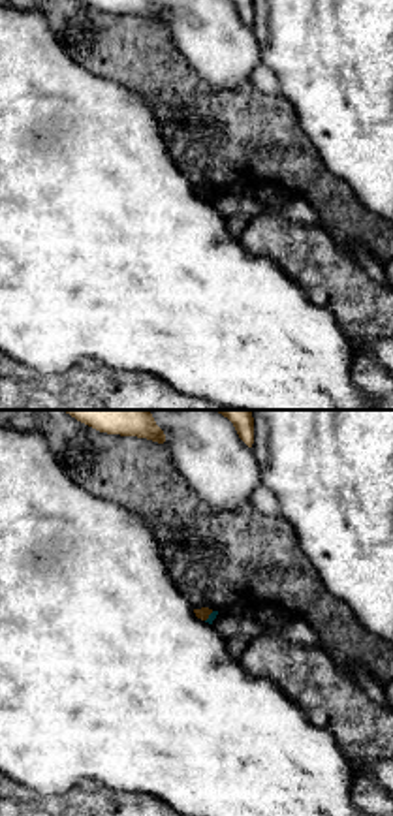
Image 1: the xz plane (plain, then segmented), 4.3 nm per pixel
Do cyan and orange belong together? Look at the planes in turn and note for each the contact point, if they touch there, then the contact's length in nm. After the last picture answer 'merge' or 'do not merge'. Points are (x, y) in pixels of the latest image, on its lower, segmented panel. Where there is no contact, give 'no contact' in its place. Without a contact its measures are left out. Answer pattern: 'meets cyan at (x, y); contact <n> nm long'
meets cyan at (209, 617); contact 60 nm long

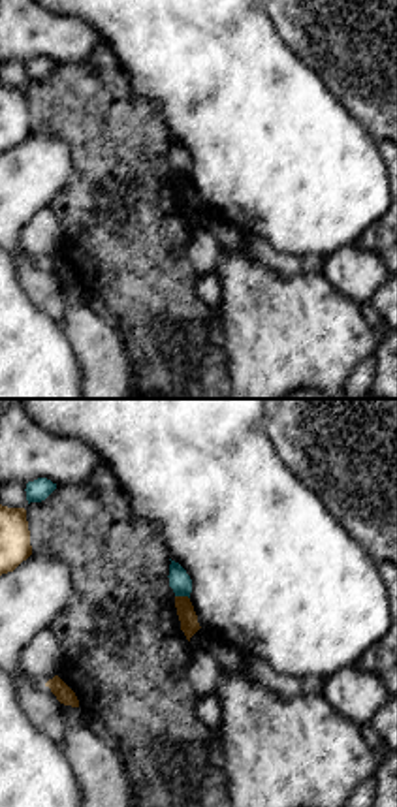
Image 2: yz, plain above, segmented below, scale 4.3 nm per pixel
meets cyan at (183, 595); contact 70 nm long

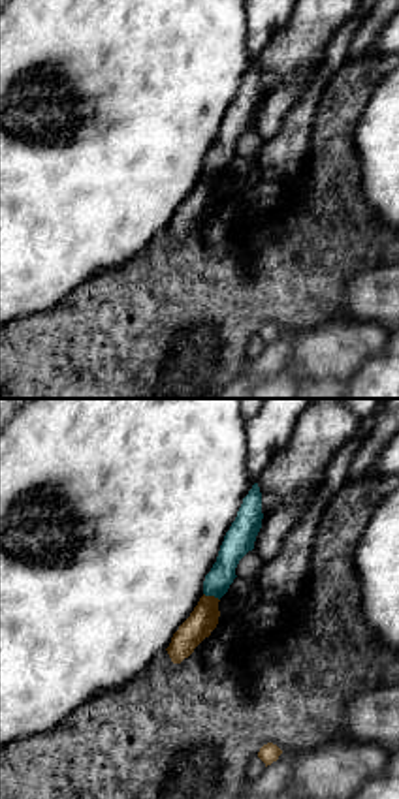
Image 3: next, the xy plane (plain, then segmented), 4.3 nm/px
meets cyan at (211, 595); contact 80 nm long

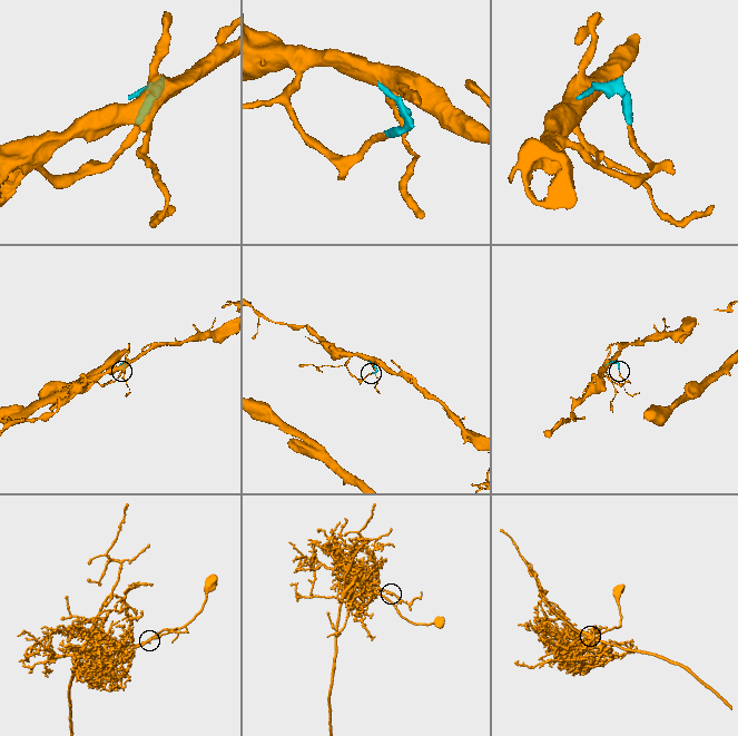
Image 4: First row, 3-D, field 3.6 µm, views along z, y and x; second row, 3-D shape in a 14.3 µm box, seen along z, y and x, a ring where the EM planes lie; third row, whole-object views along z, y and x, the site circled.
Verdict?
do not merge

